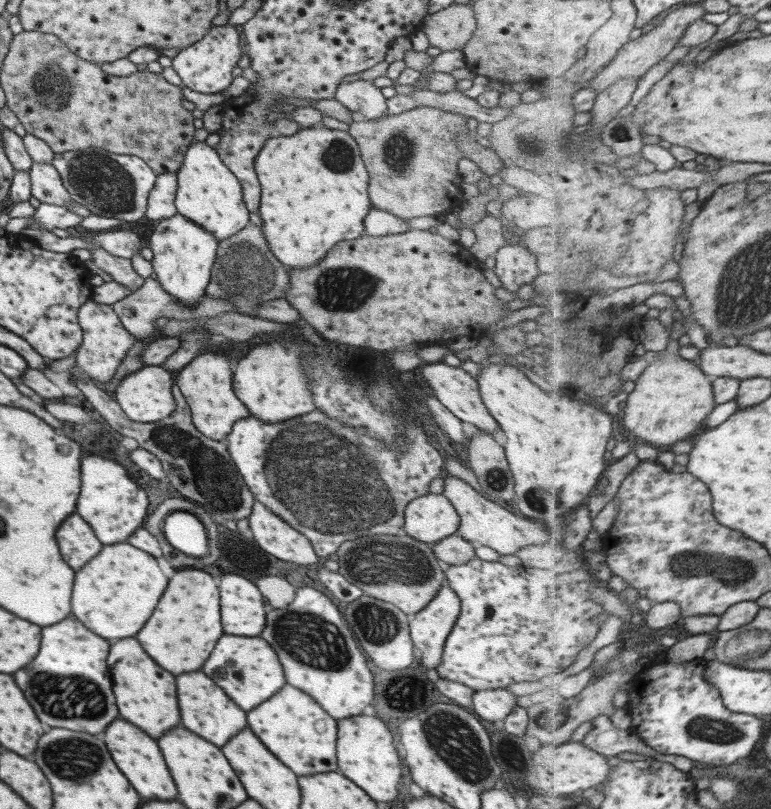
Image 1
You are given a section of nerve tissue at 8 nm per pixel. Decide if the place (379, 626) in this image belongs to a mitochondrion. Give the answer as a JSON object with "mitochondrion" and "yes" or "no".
{"mitochondrion":"yes"}

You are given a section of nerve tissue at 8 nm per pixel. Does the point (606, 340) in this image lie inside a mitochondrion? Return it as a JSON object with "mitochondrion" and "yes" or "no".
{"mitochondrion":"no"}

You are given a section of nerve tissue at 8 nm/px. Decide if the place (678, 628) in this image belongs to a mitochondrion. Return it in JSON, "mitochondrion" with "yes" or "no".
{"mitochondrion":"no"}

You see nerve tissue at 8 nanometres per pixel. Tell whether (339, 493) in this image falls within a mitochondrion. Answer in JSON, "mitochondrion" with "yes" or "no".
{"mitochondrion":"yes"}

